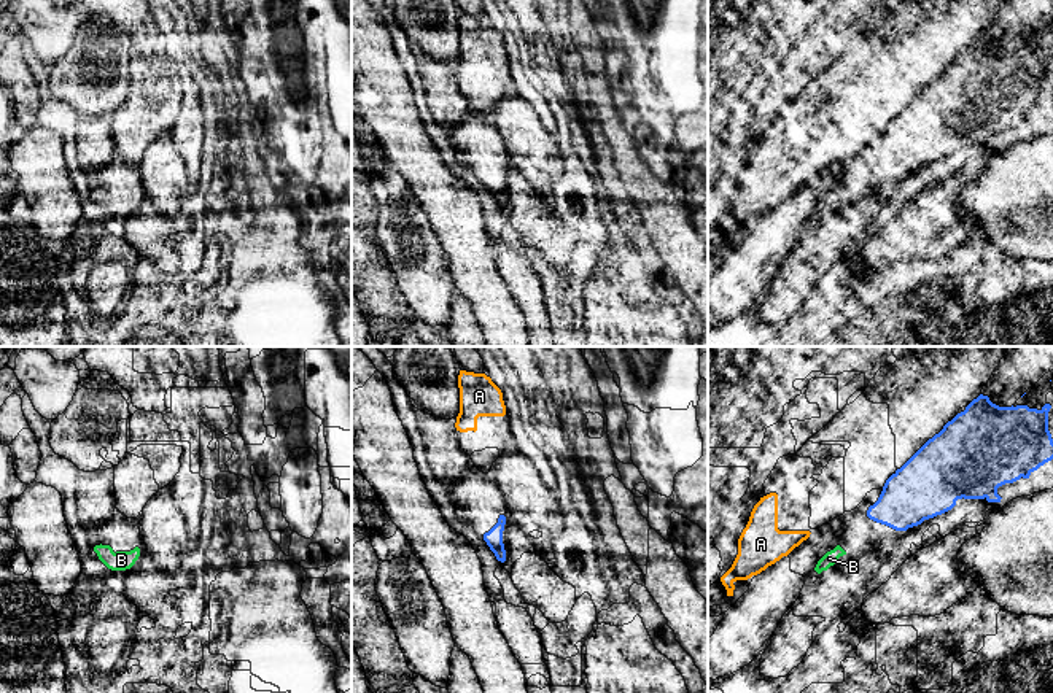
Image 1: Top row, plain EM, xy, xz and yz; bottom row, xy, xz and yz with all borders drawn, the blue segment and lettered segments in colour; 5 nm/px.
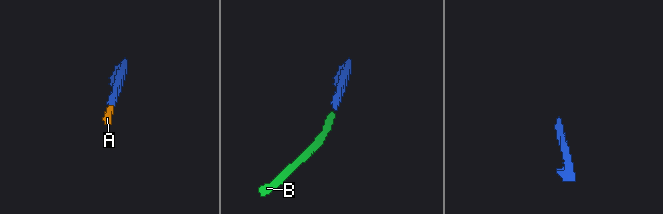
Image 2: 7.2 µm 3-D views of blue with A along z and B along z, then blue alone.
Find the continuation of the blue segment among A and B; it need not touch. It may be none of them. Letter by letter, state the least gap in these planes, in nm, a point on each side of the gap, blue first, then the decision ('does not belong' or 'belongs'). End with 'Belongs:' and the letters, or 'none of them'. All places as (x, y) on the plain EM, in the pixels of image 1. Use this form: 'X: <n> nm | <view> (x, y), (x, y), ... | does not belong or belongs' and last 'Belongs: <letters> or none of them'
A: 300 nm | yz (867, 159), (810, 177) | does not belong
B: 200 nm | yz (867, 159), (839, 189) | belongs
Belongs: B

